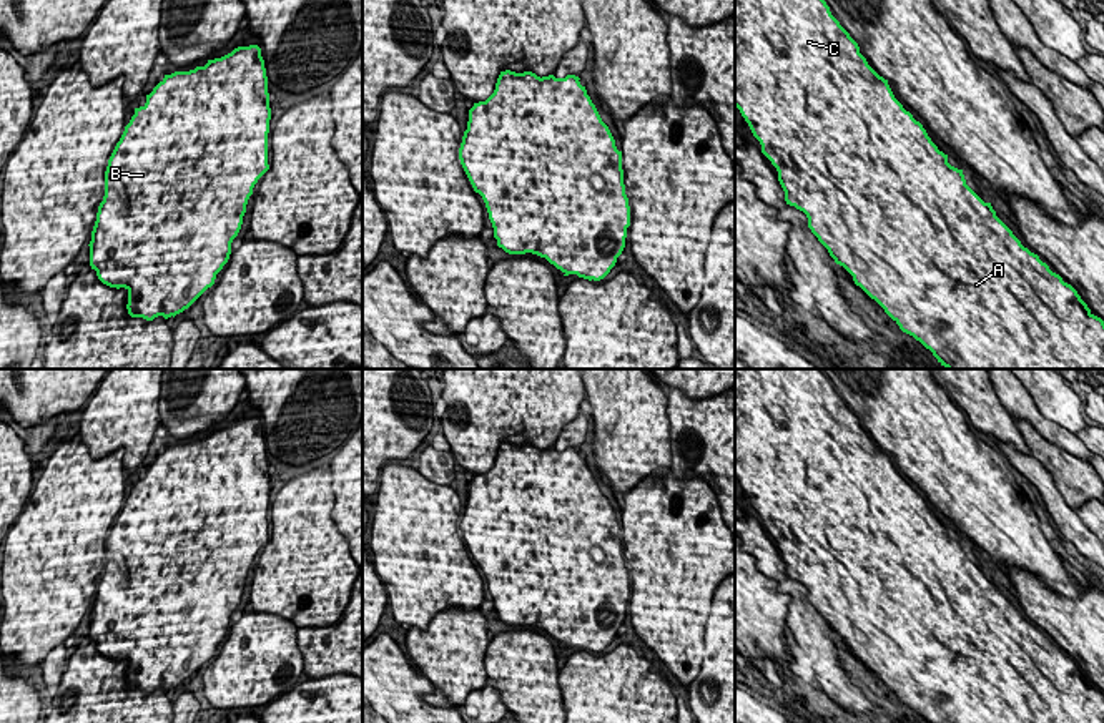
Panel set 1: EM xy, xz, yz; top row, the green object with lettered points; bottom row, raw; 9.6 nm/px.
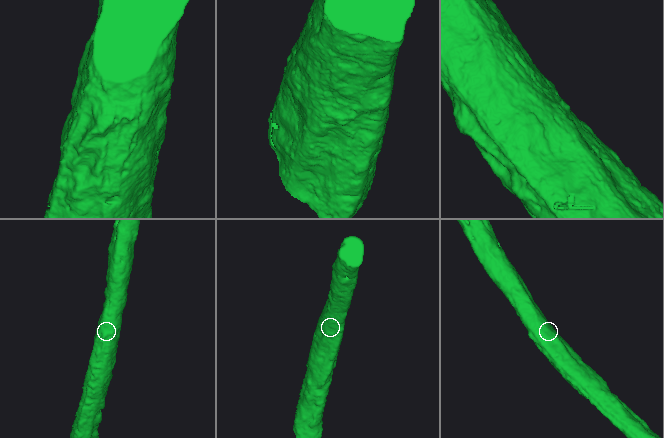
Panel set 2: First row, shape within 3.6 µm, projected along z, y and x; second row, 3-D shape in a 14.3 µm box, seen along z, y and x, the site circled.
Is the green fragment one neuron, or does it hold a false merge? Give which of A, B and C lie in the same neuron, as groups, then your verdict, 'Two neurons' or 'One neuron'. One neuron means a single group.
Groups: A B C. One neuron

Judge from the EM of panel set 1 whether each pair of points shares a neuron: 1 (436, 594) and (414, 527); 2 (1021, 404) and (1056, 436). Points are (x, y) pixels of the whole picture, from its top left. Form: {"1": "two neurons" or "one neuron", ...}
{"1": "one neuron", "2": "one neuron"}

